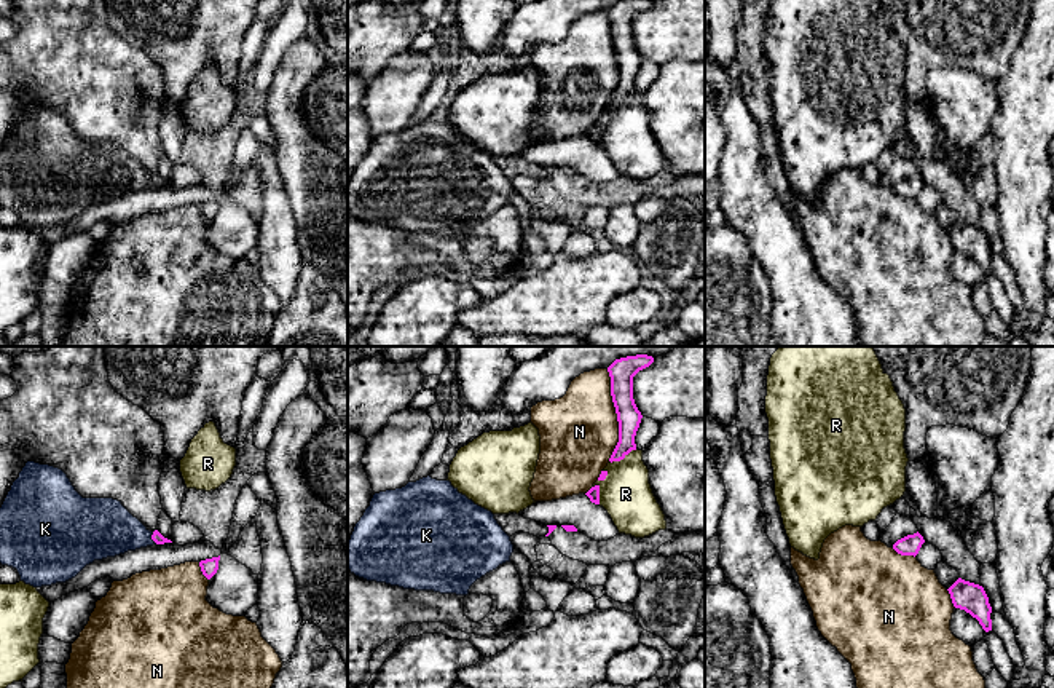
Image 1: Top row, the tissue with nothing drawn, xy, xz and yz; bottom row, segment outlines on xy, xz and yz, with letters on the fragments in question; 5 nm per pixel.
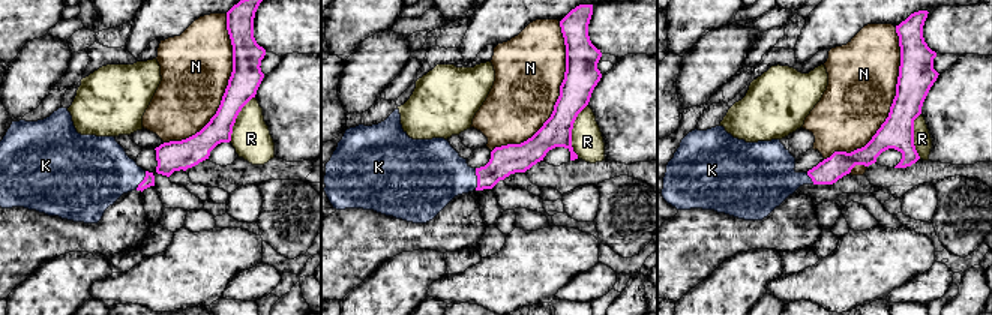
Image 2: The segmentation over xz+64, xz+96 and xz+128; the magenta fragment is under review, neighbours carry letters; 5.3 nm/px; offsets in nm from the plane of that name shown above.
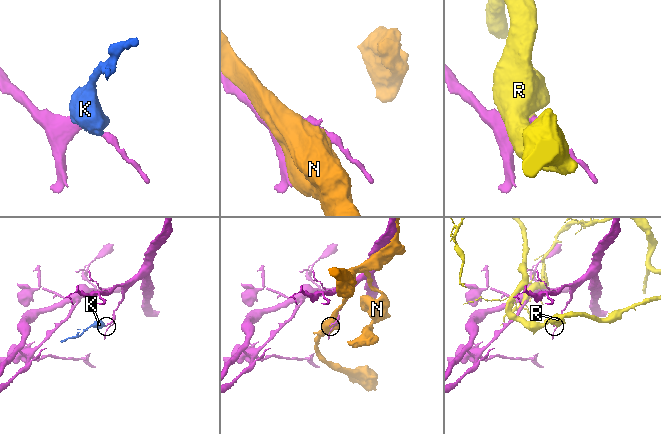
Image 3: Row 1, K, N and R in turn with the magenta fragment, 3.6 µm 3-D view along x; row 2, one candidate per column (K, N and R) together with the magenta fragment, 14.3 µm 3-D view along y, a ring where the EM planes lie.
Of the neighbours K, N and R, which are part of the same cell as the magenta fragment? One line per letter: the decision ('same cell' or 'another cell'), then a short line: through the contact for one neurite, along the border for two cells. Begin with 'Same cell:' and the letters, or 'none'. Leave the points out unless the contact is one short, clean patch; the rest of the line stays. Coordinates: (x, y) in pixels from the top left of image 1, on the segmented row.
Same cell: K
K: same cell; line xy (157, 537), (152, 537), (137, 537), (104, 527)
N: another cell
R: another cell

